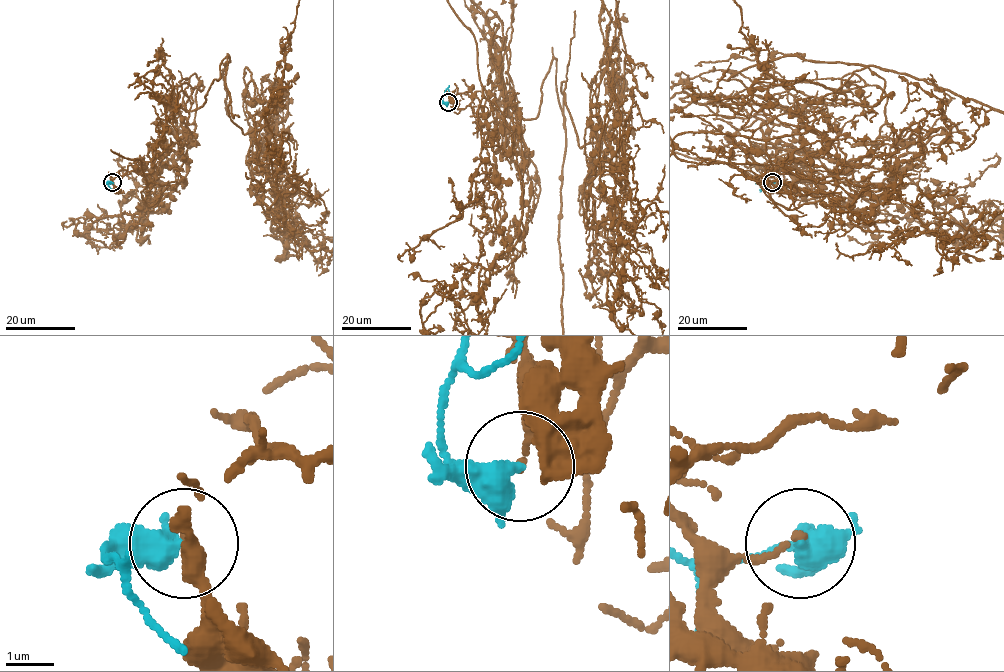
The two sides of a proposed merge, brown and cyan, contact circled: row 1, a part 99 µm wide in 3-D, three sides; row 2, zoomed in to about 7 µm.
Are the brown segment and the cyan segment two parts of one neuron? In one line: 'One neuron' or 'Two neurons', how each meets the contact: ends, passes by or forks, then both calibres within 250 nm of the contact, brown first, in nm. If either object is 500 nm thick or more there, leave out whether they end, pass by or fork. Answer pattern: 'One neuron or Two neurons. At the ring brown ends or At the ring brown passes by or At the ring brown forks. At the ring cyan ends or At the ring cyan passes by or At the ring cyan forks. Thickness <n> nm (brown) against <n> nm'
Two neurons. At the ring brown ends. At the ring cyan passes by. Thickness 100 nm (brown) against 400 nm

